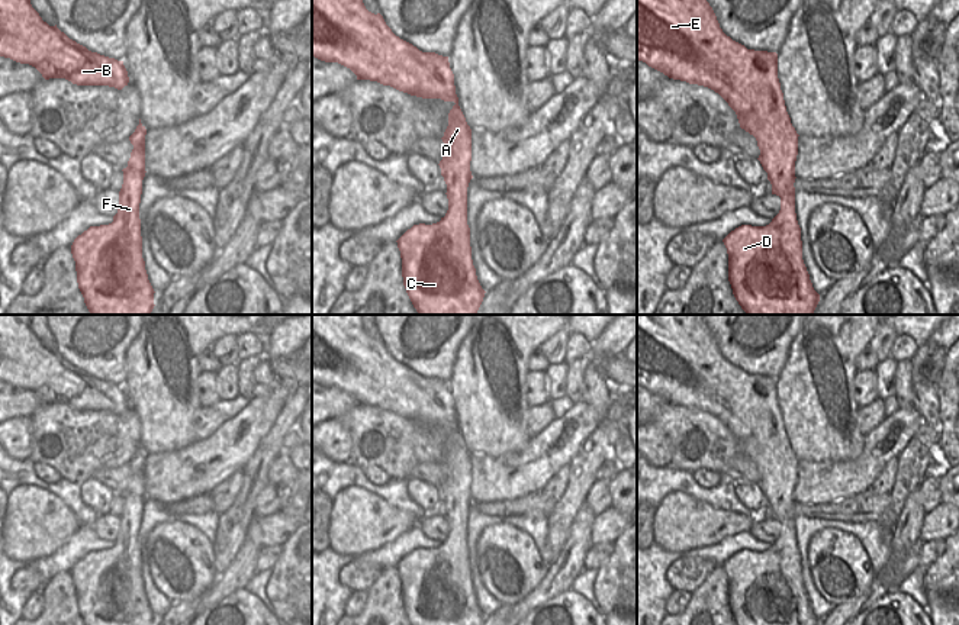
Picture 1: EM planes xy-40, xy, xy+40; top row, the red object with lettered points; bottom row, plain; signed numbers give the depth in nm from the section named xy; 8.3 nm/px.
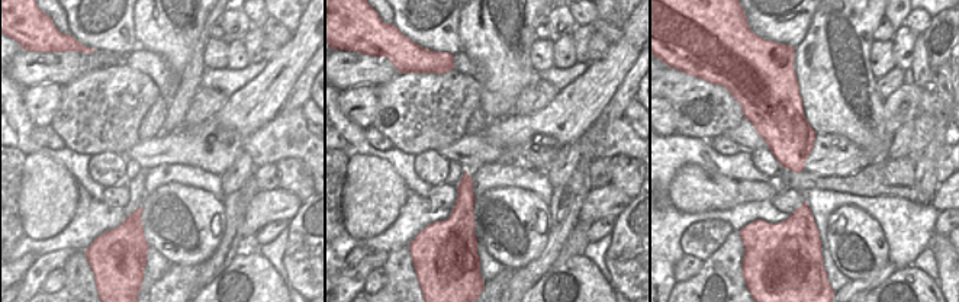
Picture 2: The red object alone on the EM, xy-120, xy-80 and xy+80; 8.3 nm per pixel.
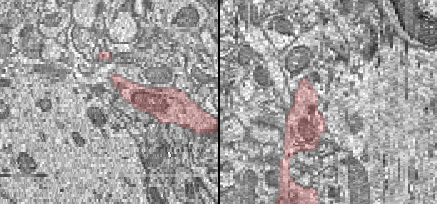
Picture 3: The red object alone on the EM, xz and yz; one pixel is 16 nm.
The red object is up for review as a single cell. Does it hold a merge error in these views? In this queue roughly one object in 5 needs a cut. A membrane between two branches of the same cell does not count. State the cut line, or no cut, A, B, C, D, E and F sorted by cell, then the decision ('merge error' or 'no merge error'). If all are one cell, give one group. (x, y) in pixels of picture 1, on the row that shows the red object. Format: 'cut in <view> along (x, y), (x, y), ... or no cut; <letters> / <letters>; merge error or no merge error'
no cut; A B C D E F; no merge error

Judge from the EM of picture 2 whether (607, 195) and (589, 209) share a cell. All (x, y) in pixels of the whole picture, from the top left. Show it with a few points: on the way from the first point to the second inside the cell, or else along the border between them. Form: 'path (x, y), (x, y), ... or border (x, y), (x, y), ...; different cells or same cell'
path (602, 199), (594, 208); same cell

